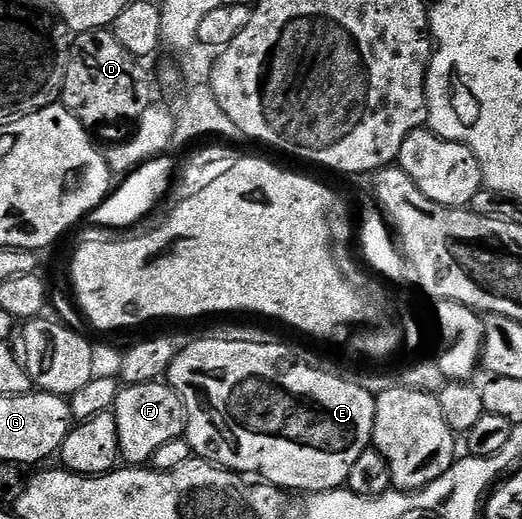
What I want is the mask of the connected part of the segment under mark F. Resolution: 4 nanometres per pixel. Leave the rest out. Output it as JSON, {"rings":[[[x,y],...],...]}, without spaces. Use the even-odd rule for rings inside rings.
{"rings":[[[167,383],[130,384],[121,387],[114,405],[118,426],[118,446],[123,463],[144,466],[151,461],[154,450],[166,442],[181,439],[186,432],[184,404],[179,394]]]}

